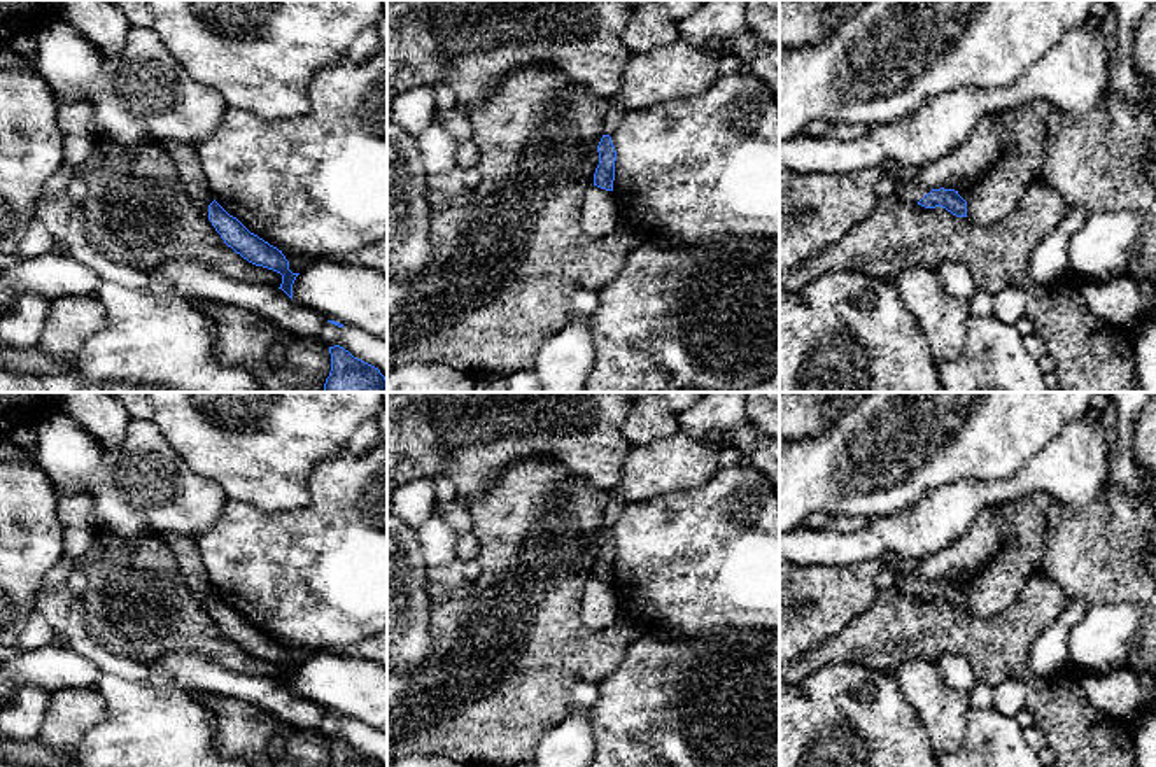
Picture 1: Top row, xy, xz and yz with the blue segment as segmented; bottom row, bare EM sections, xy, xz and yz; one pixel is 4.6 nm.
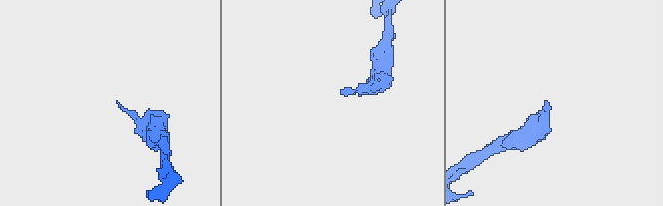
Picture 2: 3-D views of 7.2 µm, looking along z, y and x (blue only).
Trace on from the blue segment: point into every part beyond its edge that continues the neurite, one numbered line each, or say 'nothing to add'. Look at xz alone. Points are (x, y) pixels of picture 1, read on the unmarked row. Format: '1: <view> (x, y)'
nothing to add

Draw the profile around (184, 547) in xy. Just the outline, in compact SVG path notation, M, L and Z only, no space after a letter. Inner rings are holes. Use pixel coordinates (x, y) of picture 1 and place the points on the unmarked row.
M168 532L161 538L173 552L180 574L189 590L198 597L200 604L208 609L208 597L214 594L214 587L210 585L203 567L196 538L179 532Z

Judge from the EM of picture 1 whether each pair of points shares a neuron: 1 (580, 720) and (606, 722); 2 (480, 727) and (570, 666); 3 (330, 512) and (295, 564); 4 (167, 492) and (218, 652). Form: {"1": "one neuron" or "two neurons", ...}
{"1": "two neurons", "2": "one neuron", "3": "one neuron", "4": "two neurons"}

